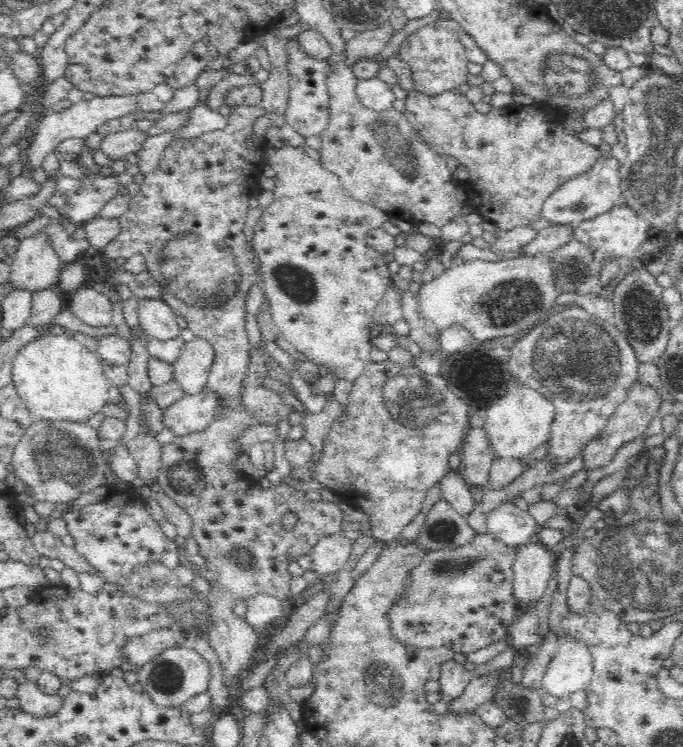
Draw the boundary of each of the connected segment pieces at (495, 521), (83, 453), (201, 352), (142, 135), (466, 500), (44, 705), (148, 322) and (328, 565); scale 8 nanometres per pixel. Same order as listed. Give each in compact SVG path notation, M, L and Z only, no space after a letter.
M504 501L485 516L486 533L507 547L526 546L533 542L540 524L526 510L512 501Z
M36 420L27 424L22 436L14 447L11 464L14 466L14 475L24 481L27 489L32 491L32 500L48 501L52 503L79 500L81 493L90 492L91 489L104 485L105 461L101 455L100 439L94 428L84 422L72 422L72 420Z
M196 337L186 344L184 351L172 364L173 380L178 382L185 395L203 392L212 359L214 351L205 339Z
M128 129L103 138L99 149L114 160L126 159L130 154L137 155L148 138L150 138L148 130Z
M449 468L438 482L440 498L451 504L461 515L467 515L474 507L474 490L465 480L459 468Z
M29 680L16 682L14 697L18 700L18 708L28 714L38 715L38 717L54 712L62 700L57 694L42 692L35 682Z
M160 295L141 298L137 315L138 324L150 337L166 340L180 334L181 328L176 323L177 312Z
M342 530L323 536L314 545L311 554L314 570L318 574L335 576L336 571L340 571L350 558L352 548L352 537Z

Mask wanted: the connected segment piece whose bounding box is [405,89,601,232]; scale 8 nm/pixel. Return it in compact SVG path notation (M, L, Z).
M412 89L407 92L405 107L406 118L411 122L412 128L418 132L419 138L422 139L428 147L430 147L430 150L440 155L442 158L450 156L450 158L454 158L460 166L464 166L467 180L464 184L461 184L461 186L464 187L467 195L465 203L468 203L474 211L480 214L480 218L483 218L483 220L488 222L492 222L498 230L502 230L503 232L514 228L516 225L533 223L536 222L536 220L539 220L542 217L543 202L546 198L548 198L548 196L550 196L550 194L552 194L552 192L554 192L554 189L569 176L574 176L575 174L589 169L591 164L594 162L594 159L601 156L601 151L598 146L586 144L586 142L582 142L582 140L578 137L578 134L568 131L570 128L566 126L566 118L569 115L569 111L566 110L565 105L562 102L560 102L558 107L554 109L541 105L526 106L524 104L511 104L502 108L493 107L489 112L484 114L484 112L478 112L478 110L474 108L474 102L470 102L470 100L468 100L466 93L463 94L457 90L452 90L438 94L438 96L430 97L425 94L420 94L416 90Z

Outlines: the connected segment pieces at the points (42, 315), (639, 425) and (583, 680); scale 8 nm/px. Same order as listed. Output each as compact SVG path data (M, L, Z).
M54 286L29 292L29 295L31 315L28 323L34 323L34 325L49 323L53 316L66 306L66 298Z
M640 381L634 384L627 393L626 400L622 404L618 404L614 414L611 414L610 418L606 420L604 428L594 438L591 438L581 446L578 454L582 457L582 468L580 470L589 472L589 470L608 464L619 448L622 448L624 444L634 440L634 438L647 430L648 426L650 426L650 421L659 410L661 401L661 397L654 388Z
M560 638L558 656L551 660L540 689L543 693L559 699L585 688L591 674L591 658L583 645L569 638Z

